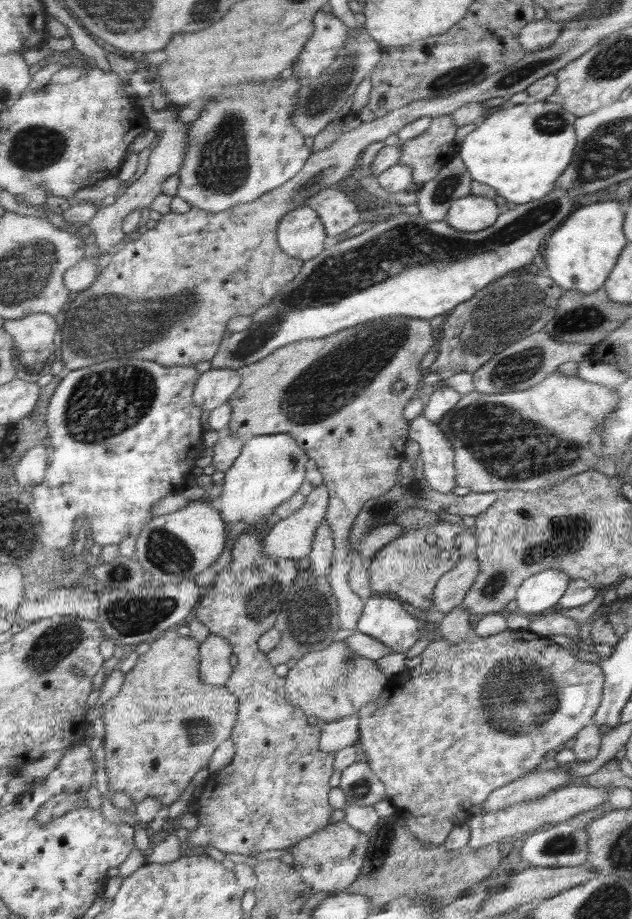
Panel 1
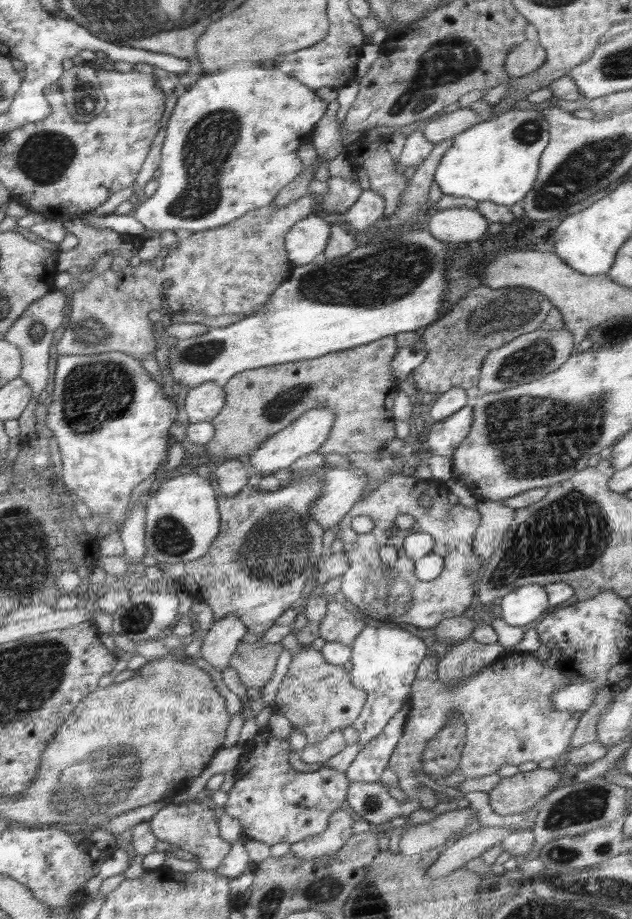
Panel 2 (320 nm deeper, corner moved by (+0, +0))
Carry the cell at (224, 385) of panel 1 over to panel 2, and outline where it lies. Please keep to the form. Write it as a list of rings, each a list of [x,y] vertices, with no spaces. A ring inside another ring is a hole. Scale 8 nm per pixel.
[[[209,381],[191,388],[184,400],[184,413],[190,423],[211,422],[223,410],[228,400],[224,386]]]

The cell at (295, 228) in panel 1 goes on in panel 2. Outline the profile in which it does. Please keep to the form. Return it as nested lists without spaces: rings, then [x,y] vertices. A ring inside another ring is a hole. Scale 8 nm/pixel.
[[[320,216],[306,217],[286,235],[289,259],[294,261],[295,267],[312,263],[325,250],[331,234],[332,226]]]

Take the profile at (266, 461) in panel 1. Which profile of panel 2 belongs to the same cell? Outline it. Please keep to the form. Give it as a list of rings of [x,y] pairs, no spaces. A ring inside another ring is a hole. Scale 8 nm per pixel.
[[[318,407],[313,411],[306,412],[296,422],[290,423],[288,427],[277,432],[276,435],[272,435],[254,452],[248,454],[251,464],[249,470],[253,472],[252,468],[254,468],[254,472],[265,477],[277,470],[282,470],[282,468],[290,468],[292,464],[297,462],[297,459],[320,450],[323,446],[322,442],[328,438],[328,432],[332,430],[332,424],[334,424],[334,412],[332,412],[332,409]]]

